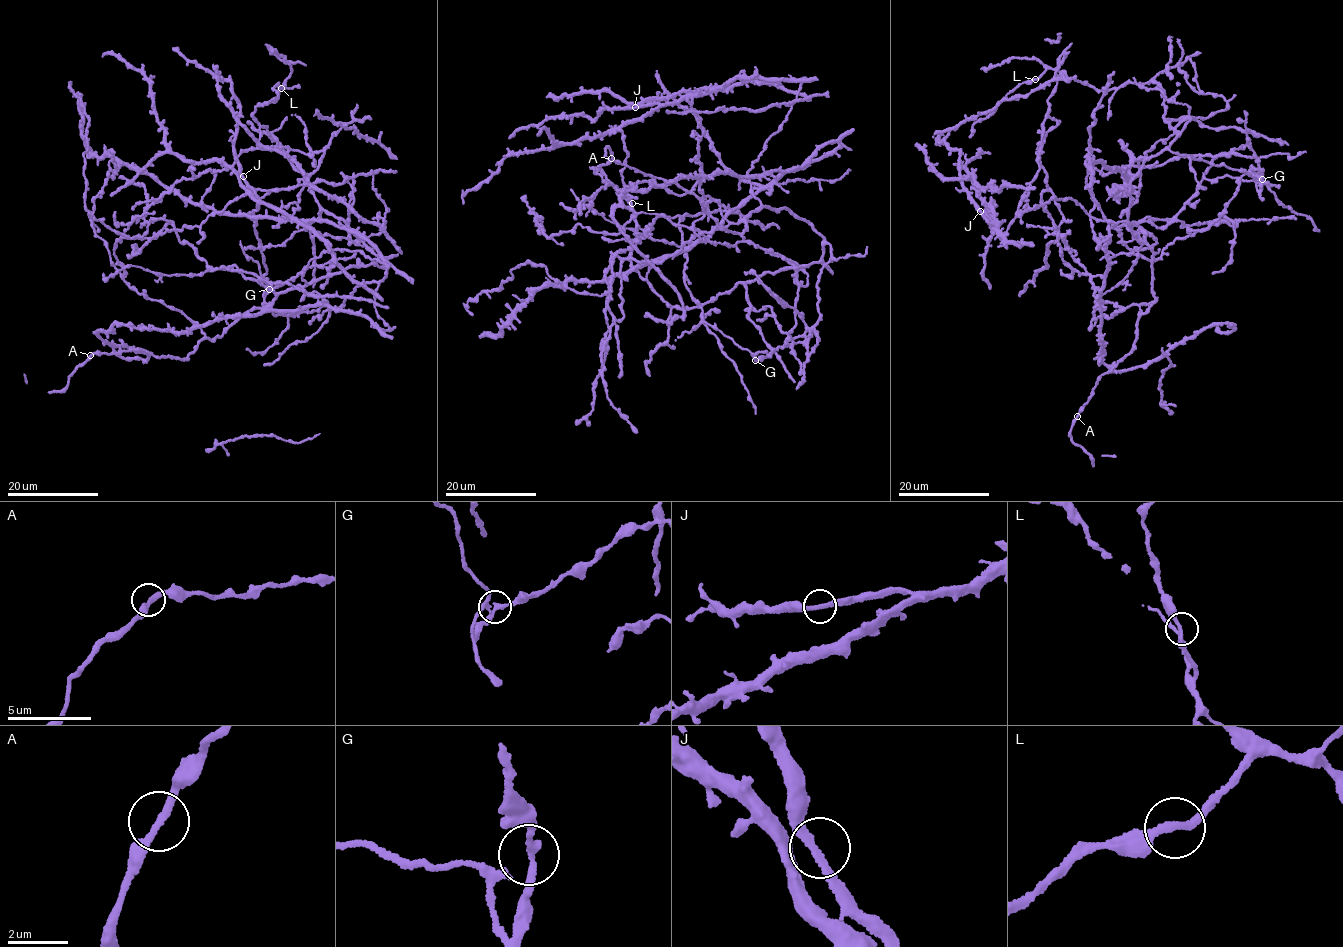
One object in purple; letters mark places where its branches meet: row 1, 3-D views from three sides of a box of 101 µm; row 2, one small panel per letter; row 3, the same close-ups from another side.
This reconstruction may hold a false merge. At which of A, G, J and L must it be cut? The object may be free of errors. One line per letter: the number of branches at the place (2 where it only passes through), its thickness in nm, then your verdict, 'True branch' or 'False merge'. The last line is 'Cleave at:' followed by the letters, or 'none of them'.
A: Branches: 2. Thickness 240 nm. True branch
G: Branches: 2. Thickness 240 nm. False merge
J: Branches: 2. Thickness 240 nm. True branch
L: Branches: 2. Thickness 240 nm. True branch
Cleave at: G

